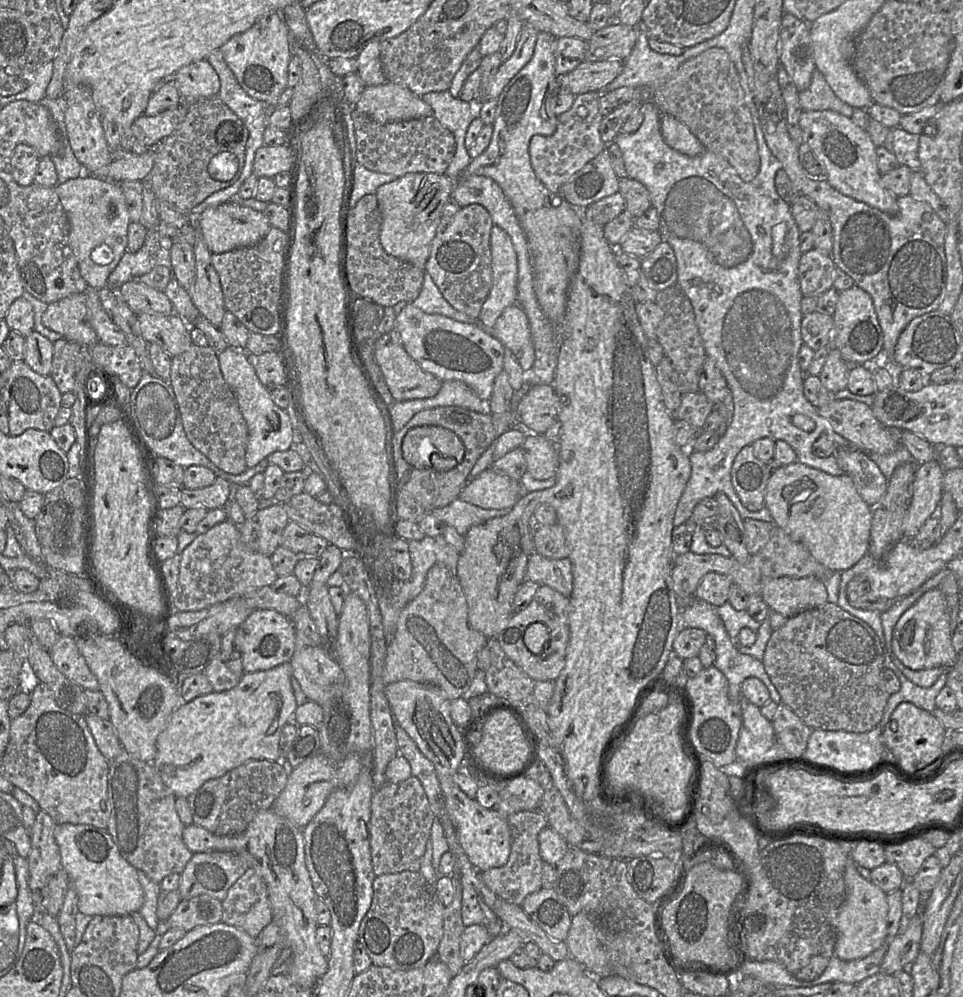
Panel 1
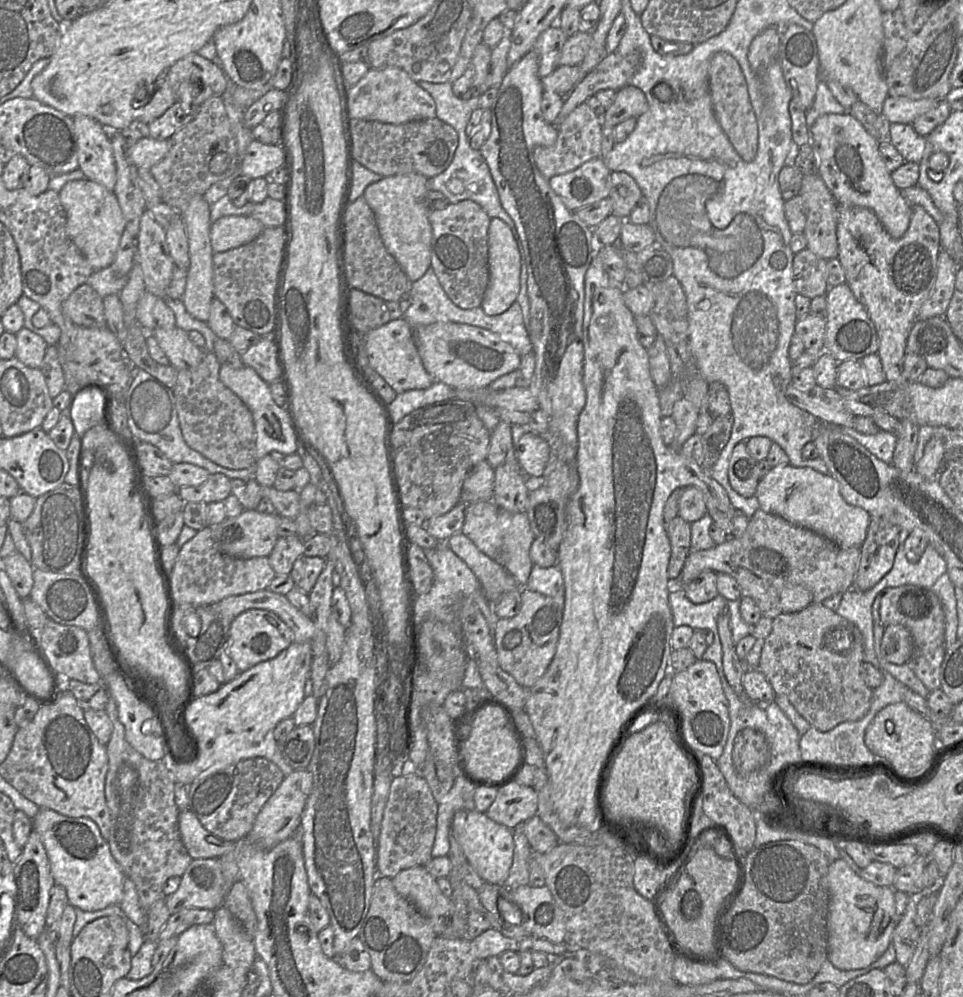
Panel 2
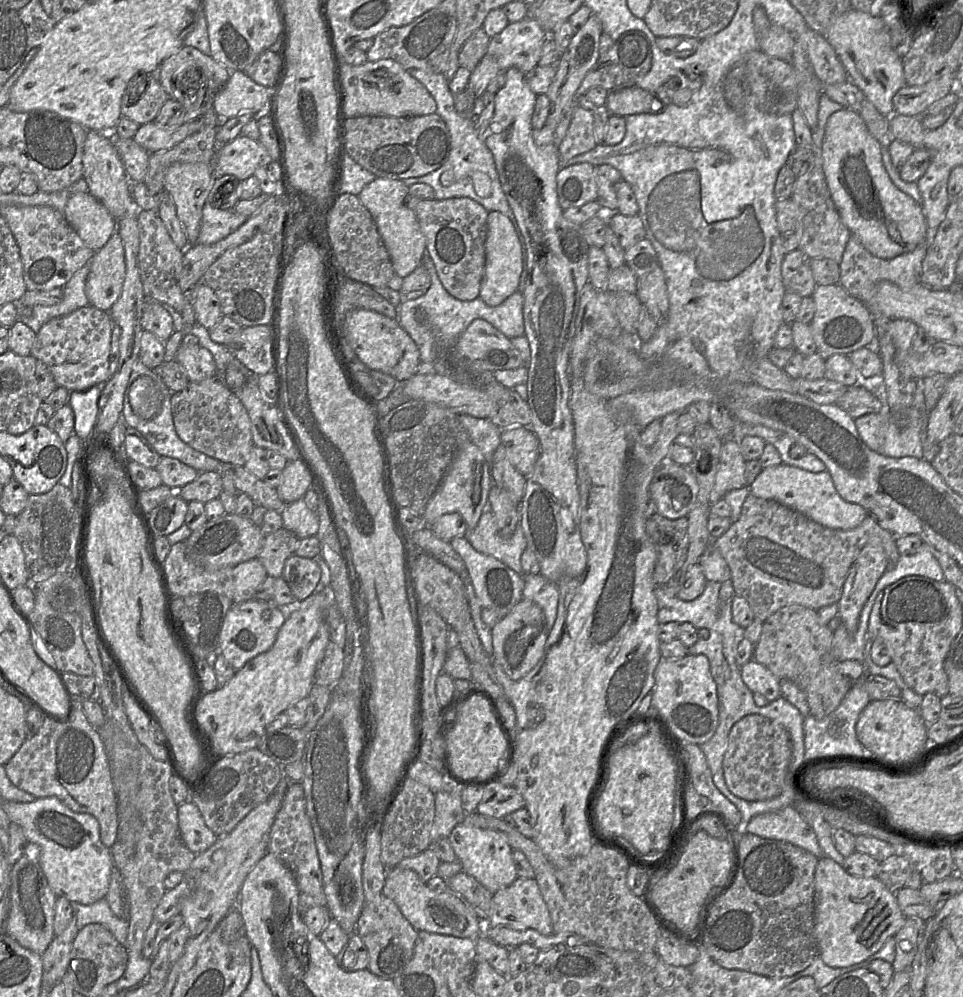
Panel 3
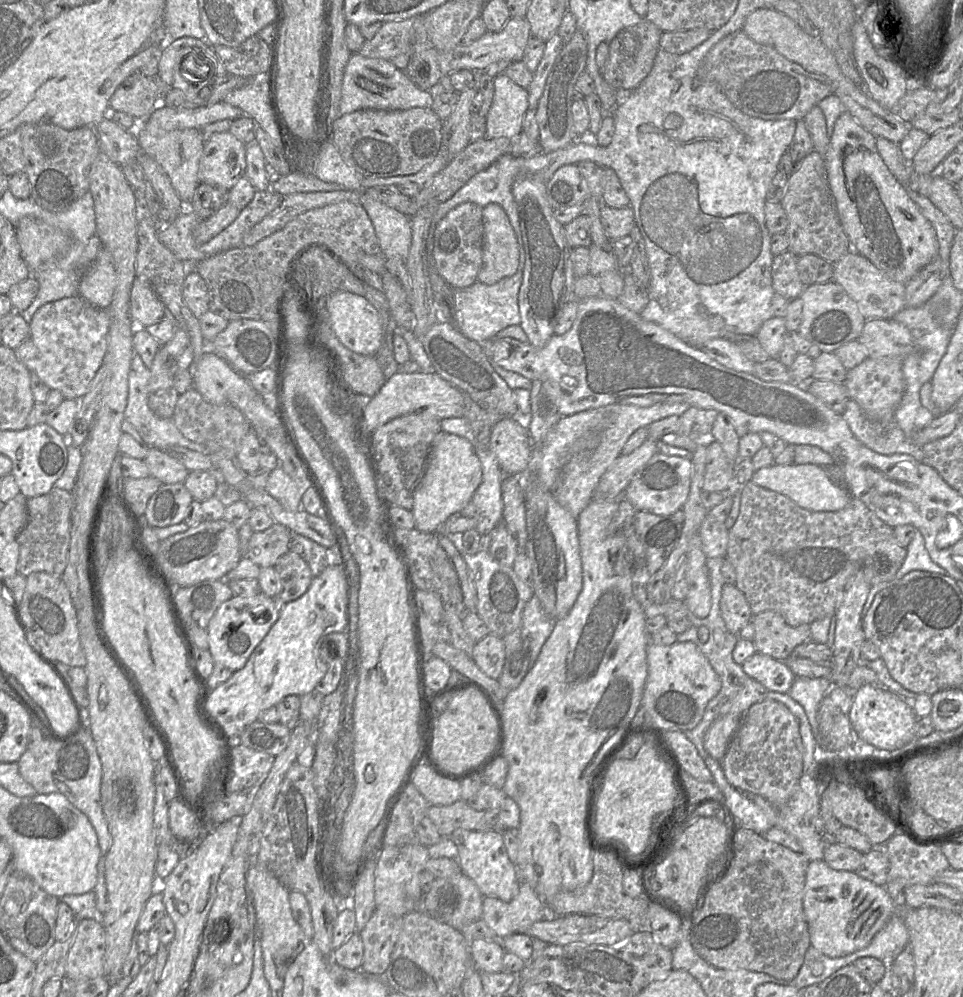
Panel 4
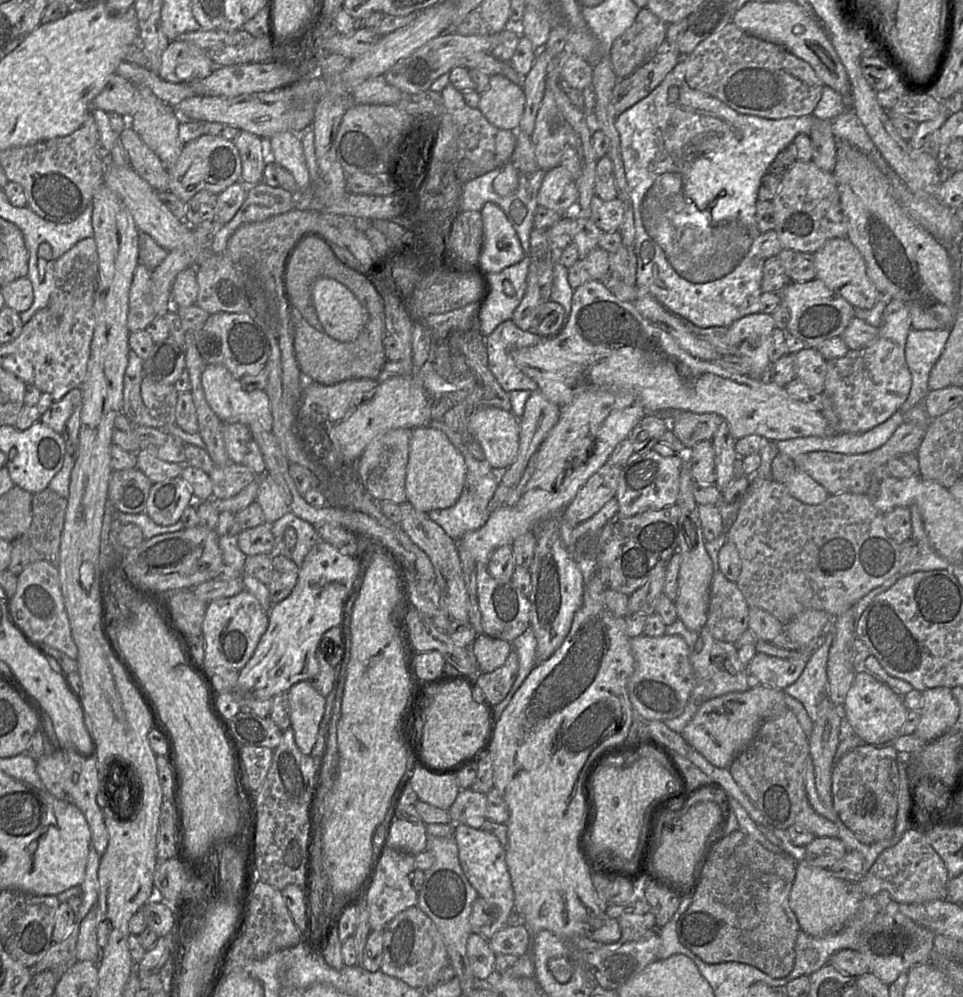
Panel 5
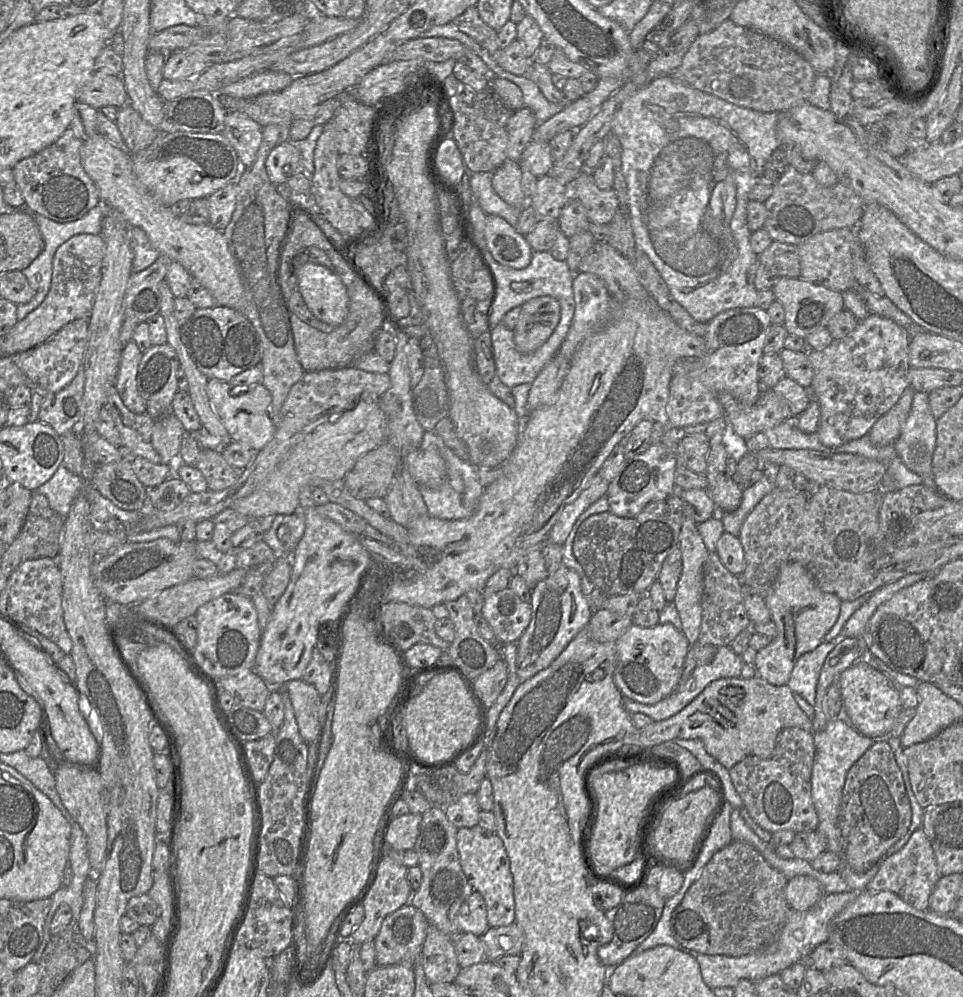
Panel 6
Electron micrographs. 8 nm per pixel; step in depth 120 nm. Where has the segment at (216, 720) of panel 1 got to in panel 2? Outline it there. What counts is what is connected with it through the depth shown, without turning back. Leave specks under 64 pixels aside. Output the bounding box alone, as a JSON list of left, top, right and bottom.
[162,641,311,786]

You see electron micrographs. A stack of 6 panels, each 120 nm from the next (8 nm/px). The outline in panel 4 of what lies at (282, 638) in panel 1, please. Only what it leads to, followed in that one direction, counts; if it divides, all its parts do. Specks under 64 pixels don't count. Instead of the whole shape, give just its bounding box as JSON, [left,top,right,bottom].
[207,592,279,672]

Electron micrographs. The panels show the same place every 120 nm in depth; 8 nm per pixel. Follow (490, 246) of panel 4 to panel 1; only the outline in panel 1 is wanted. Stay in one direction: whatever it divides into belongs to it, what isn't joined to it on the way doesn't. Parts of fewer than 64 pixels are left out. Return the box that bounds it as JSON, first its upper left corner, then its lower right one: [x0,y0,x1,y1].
[479,225,518,327]

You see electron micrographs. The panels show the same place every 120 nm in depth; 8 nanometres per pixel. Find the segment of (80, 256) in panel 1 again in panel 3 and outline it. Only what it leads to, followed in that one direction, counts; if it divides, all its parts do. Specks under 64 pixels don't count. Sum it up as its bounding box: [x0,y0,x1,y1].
[63,192,117,252]

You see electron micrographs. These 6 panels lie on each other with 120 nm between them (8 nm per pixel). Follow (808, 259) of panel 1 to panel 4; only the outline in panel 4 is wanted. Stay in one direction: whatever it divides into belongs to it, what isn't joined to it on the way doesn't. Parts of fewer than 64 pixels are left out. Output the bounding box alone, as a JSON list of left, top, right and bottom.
[772,251,806,300]

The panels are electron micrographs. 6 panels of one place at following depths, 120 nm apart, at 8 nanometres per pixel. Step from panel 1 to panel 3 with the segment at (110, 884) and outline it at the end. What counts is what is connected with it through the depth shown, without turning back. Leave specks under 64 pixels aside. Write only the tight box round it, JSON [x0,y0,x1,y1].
[4,797,112,905]

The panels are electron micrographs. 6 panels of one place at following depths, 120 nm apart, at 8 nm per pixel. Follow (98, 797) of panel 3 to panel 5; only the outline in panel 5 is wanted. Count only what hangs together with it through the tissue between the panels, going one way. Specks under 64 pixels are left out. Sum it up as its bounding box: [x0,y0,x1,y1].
[36,748,109,856]

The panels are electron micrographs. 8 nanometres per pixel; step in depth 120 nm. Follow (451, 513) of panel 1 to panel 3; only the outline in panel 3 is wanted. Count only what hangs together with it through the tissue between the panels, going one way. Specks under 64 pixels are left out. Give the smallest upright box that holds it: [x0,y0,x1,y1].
[464,503,527,576]

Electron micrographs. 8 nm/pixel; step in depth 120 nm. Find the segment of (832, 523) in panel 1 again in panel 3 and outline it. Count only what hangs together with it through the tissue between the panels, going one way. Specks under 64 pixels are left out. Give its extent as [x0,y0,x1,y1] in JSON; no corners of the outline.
[749,464,868,529]

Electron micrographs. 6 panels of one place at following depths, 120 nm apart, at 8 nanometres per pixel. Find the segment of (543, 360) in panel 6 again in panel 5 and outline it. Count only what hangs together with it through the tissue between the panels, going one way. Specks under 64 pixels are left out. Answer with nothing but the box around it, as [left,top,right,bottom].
[485,320,543,392]

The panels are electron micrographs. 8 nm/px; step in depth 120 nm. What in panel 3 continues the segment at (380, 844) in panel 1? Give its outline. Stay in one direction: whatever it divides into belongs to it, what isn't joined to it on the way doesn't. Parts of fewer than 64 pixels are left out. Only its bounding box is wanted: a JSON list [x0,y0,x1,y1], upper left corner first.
[381,777,435,868]

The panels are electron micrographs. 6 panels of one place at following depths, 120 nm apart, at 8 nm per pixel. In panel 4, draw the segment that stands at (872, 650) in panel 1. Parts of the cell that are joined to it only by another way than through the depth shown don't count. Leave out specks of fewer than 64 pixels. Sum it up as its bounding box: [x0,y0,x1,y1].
[752,611,811,661]

